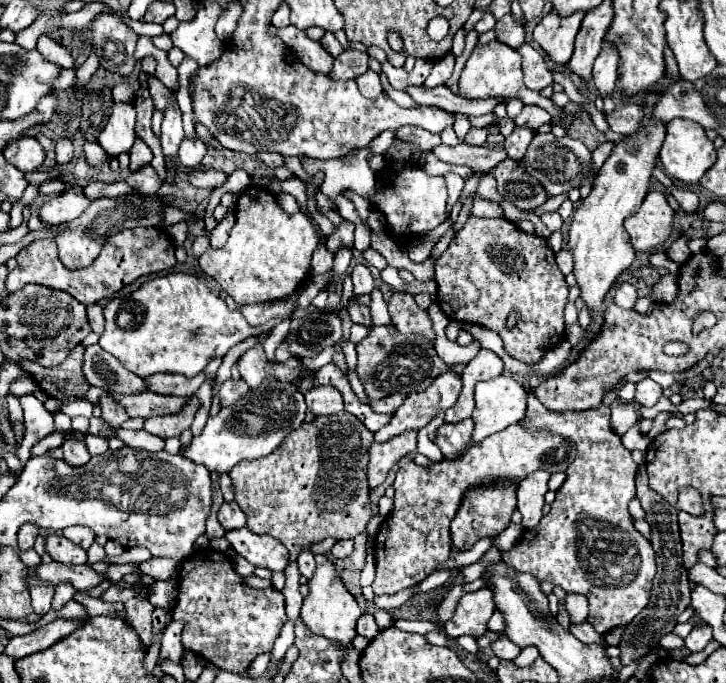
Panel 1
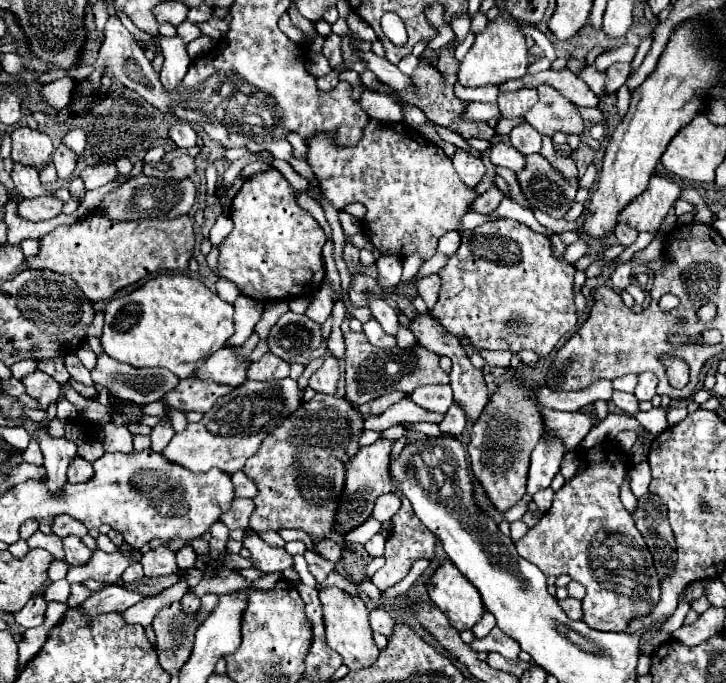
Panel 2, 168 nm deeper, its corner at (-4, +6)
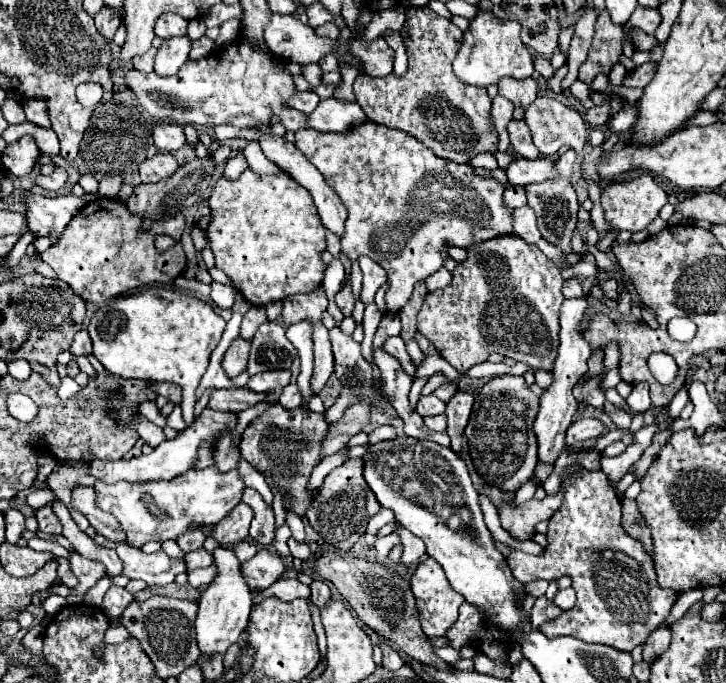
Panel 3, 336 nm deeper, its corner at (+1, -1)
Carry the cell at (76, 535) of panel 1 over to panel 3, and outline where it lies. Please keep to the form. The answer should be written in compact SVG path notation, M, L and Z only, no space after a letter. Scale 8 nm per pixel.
M43 506L37 510L37 522L39 522L39 530L45 532L45 534L61 534L63 532L63 526L59 522L59 518L55 518L51 506Z

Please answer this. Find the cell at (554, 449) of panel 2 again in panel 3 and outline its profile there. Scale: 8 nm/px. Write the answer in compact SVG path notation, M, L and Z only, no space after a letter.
M577 298L577 300L565 300L561 306L561 332L559 332L559 350L557 350L557 360L555 366L551 370L553 374L553 382L543 390L541 394L541 402L539 402L539 412L537 412L537 420L533 424L535 436L537 436L537 446L539 446L539 462L545 464L555 464L557 458L561 456L561 452L565 450L565 430L571 426L575 412L577 412L577 400L573 396L573 386L577 384L577 380L587 372L587 360L591 356L591 348L587 346L587 340L581 336L579 330L579 322L585 316L585 308L587 308L587 300L585 298Z

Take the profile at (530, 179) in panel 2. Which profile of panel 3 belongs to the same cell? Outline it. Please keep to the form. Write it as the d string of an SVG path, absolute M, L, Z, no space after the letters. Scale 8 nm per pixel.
M567 150L563 156L559 156L559 160L555 162L555 168L559 170L559 176L547 184L529 184L525 186L525 192L527 192L527 204L535 210L535 216L537 216L537 226L539 226L539 232L541 236L547 240L547 242L553 242L557 244L559 248L563 250L571 250L571 234L575 230L575 224L577 224L577 210L579 210L579 202L577 202L577 194L573 190L573 184L571 184L571 166L575 162L575 152L573 150Z

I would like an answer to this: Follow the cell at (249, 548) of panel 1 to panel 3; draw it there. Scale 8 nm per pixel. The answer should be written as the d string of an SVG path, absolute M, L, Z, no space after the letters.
M261 548L251 560L241 566L241 572L249 588L269 588L285 572L285 562L279 554Z

